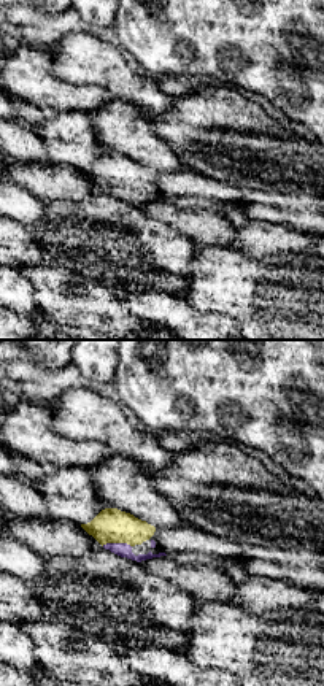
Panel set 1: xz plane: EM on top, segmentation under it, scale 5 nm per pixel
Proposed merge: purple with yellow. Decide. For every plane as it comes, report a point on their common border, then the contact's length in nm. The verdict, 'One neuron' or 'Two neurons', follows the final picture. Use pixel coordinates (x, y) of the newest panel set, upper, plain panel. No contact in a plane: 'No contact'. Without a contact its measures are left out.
Touches purple at (116, 188). Shared border 150 nm

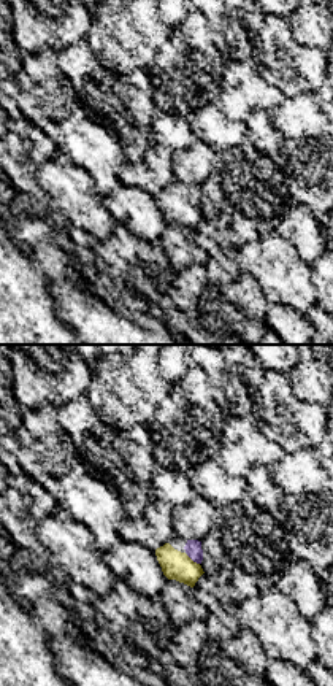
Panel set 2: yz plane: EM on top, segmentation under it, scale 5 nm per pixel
Touches purple at (192, 204). Shared border 90 nm

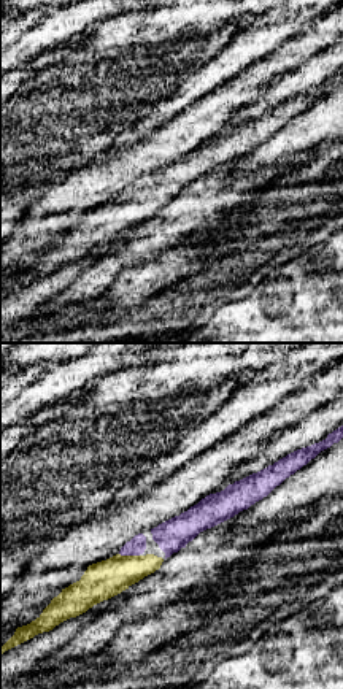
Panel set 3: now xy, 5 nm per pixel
Touches purple at (129, 199). Shared border 110 nm

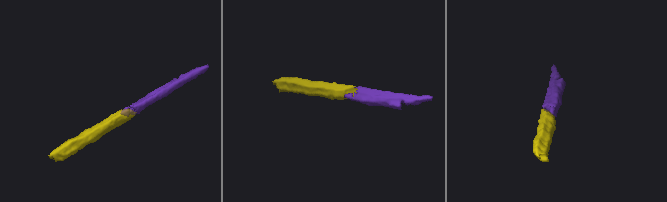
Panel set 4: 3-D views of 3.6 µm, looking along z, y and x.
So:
One neuron

